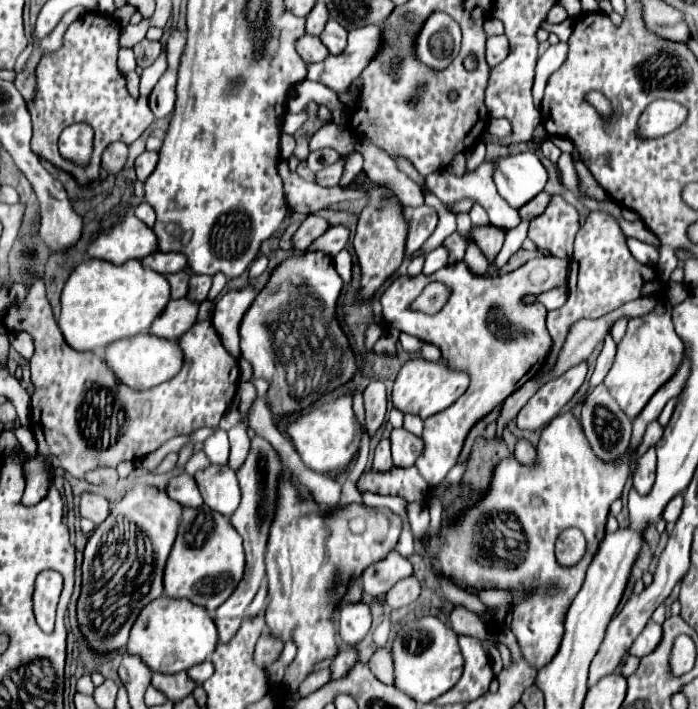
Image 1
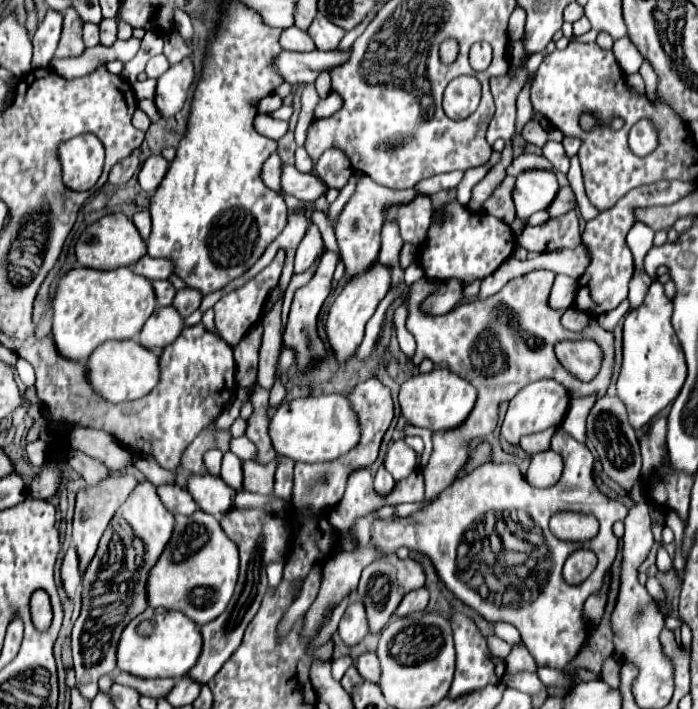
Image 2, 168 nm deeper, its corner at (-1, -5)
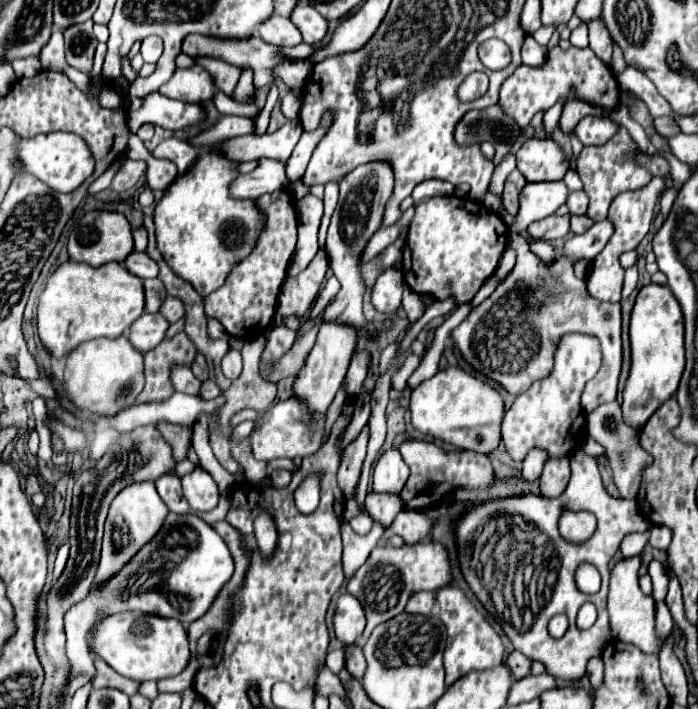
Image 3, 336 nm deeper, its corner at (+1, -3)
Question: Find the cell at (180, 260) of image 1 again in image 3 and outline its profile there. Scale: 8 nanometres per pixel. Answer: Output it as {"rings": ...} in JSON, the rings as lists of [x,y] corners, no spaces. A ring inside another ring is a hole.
{"rings":[[[132,251],[126,261],[124,261],[126,269],[140,277],[140,279],[150,279],[150,277],[158,277],[158,265],[156,261],[152,261],[146,253],[138,253],[138,251]]]}

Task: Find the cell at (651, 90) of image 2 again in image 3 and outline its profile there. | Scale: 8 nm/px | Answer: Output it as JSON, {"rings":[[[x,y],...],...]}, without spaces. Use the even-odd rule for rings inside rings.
{"rings":[[[668,117],[654,119],[654,126],[656,131],[662,136],[673,137],[680,133],[680,128]]]}

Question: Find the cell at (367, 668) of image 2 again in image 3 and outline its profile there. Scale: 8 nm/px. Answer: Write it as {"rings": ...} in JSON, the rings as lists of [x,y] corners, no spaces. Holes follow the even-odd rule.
{"rings":[[[356,643],[348,645],[346,647],[346,665],[344,665],[348,669],[348,673],[356,679],[362,679],[364,665],[366,665],[366,661],[364,661],[364,655],[362,655],[362,647],[356,645]]]}

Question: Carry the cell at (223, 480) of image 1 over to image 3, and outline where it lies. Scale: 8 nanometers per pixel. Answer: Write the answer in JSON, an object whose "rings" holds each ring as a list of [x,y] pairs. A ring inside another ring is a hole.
{"rings":[[[200,467],[182,477],[182,489],[184,489],[184,497],[188,499],[194,511],[210,511],[216,507],[220,499],[212,475]]]}

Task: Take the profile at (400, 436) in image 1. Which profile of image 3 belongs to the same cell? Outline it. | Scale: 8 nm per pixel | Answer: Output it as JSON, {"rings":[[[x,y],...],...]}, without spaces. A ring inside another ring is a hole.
{"rings":[[[388,449],[376,461],[376,467],[374,467],[374,473],[372,473],[372,479],[374,479],[372,491],[374,493],[398,495],[406,485],[408,473],[410,473],[410,469],[404,463],[404,459],[400,457],[400,451],[398,449]]]}

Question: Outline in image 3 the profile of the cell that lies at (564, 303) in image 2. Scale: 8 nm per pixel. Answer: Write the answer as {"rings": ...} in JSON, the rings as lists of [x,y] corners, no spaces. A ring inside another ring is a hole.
{"rings":[[[532,241],[530,243],[530,249],[544,261],[544,263],[552,263],[554,257],[556,257],[556,249],[552,243],[546,243],[546,241]]]}

